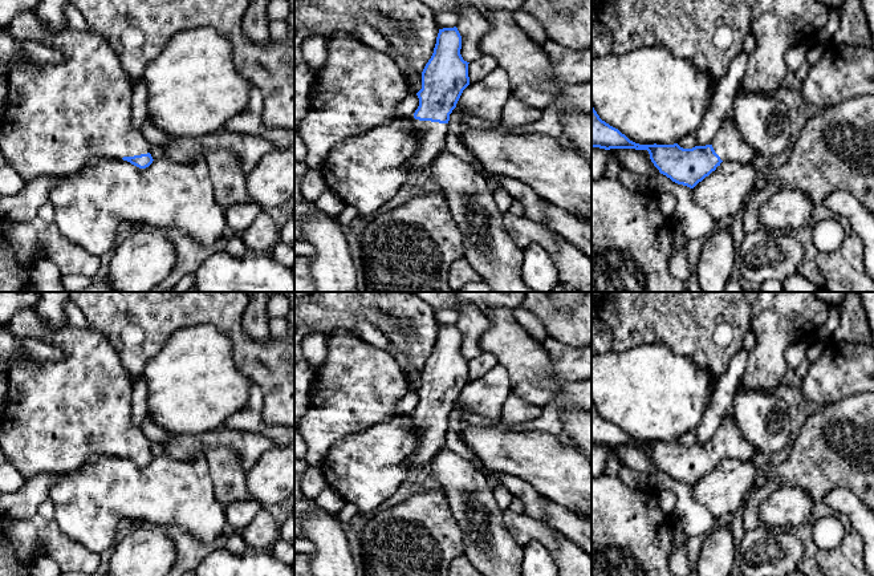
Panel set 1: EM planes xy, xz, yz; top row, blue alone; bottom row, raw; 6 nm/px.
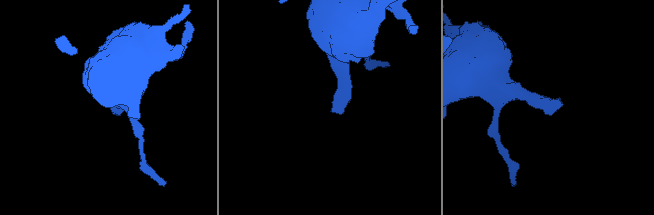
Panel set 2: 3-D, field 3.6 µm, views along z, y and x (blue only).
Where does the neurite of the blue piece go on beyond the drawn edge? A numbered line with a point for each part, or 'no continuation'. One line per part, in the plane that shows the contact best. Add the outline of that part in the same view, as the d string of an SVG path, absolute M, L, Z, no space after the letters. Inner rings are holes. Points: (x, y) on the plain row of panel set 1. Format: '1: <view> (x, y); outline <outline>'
1: xz (358, 386); outline M345 328L326 336L326 342L326 361L313 373L309 406L297 426L308 445L305 462L320 466L340 439L393 418L405 418L416 425L419 433L416 450L407 461L407 467L412 471L430 466L432 458L446 446L448 421L394 413L397 403L410 392L410 384L399 362L387 350L365 342Z

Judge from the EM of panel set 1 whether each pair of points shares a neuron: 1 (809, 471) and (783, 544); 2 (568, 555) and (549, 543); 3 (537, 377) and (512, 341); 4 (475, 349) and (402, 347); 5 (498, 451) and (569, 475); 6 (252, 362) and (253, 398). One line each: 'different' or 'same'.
1: different
2: same
3: same
4: different
5: same
6: different

